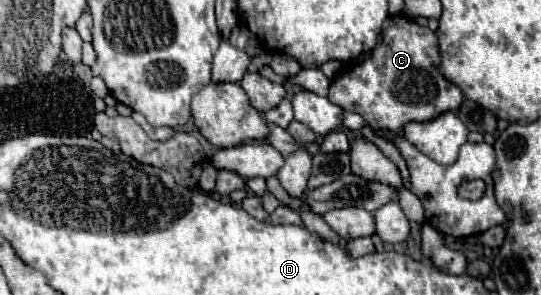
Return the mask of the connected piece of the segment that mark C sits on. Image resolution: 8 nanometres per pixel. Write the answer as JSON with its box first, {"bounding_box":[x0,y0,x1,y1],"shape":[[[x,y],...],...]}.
{"bounding_box":[328,16,462,132],"shape":[[[390,16],[384,22],[384,38],[364,62],[344,64],[344,70],[330,82],[328,98],[348,112],[362,114],[374,130],[398,132],[406,122],[432,120],[440,112],[456,112],[462,92],[438,70],[436,34],[406,16]]]}

